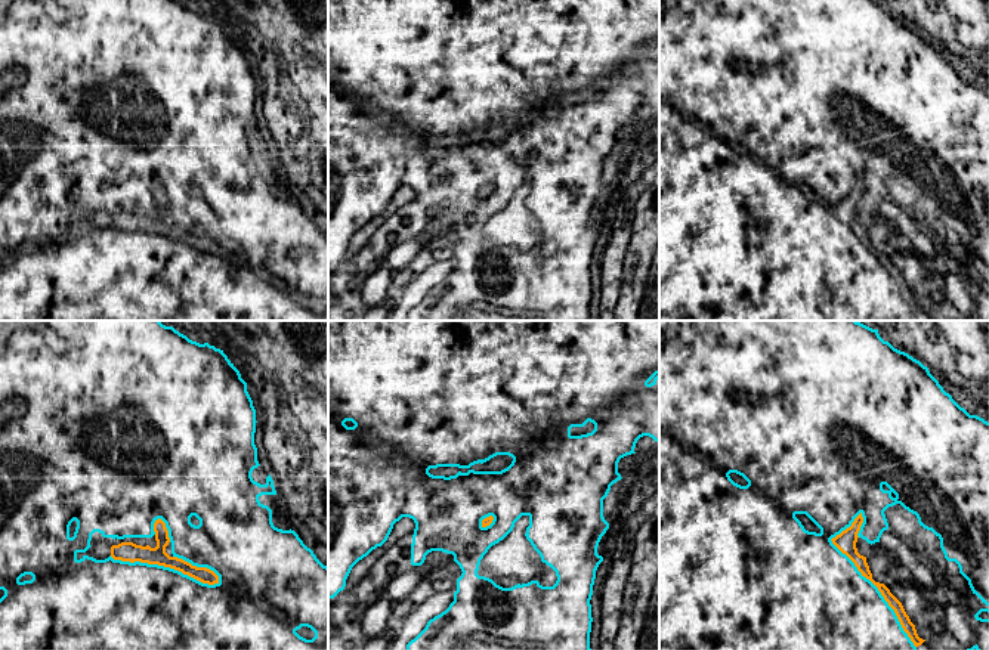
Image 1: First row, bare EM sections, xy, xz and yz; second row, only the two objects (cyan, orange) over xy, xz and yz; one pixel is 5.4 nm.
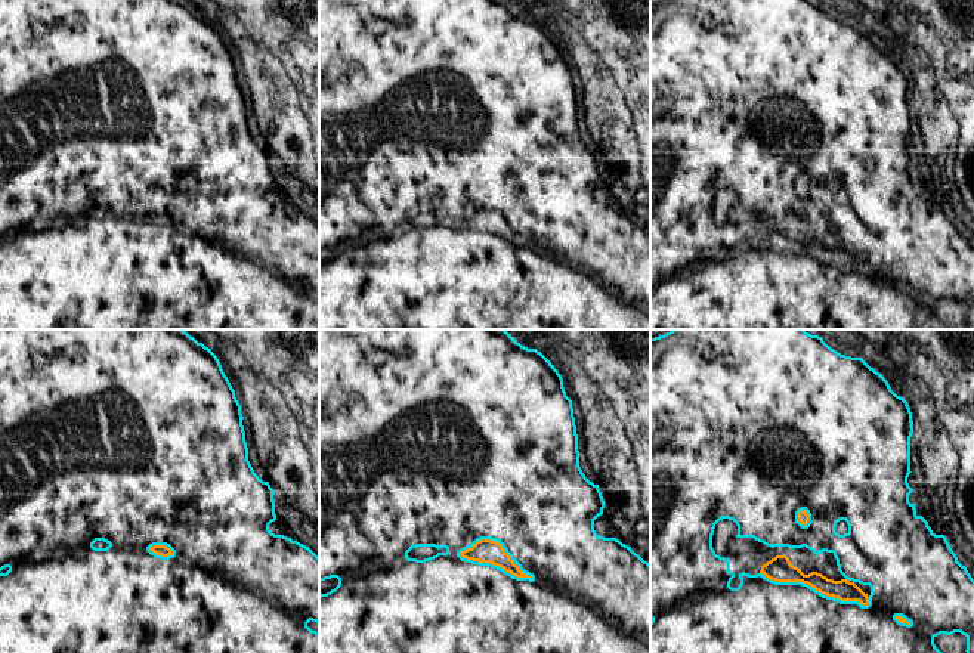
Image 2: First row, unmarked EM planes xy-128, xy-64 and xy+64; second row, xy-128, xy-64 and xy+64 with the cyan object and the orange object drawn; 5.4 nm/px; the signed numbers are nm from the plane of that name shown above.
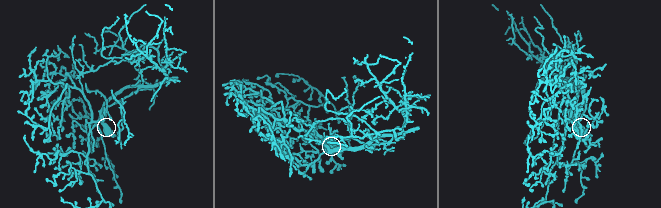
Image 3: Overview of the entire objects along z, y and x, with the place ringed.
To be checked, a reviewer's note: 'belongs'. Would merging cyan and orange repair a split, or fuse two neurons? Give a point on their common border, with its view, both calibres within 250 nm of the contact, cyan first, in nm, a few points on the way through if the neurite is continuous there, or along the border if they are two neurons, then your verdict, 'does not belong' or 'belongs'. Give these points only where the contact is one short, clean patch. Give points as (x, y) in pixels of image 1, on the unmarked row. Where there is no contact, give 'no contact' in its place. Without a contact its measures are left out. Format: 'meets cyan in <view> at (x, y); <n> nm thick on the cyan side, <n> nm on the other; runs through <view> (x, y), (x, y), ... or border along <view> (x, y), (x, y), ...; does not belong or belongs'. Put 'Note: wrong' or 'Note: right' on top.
Note: right
meets cyan in yz at (865, 247); 500 nm thick on the cyan side, 110 nm on the other; belongs

